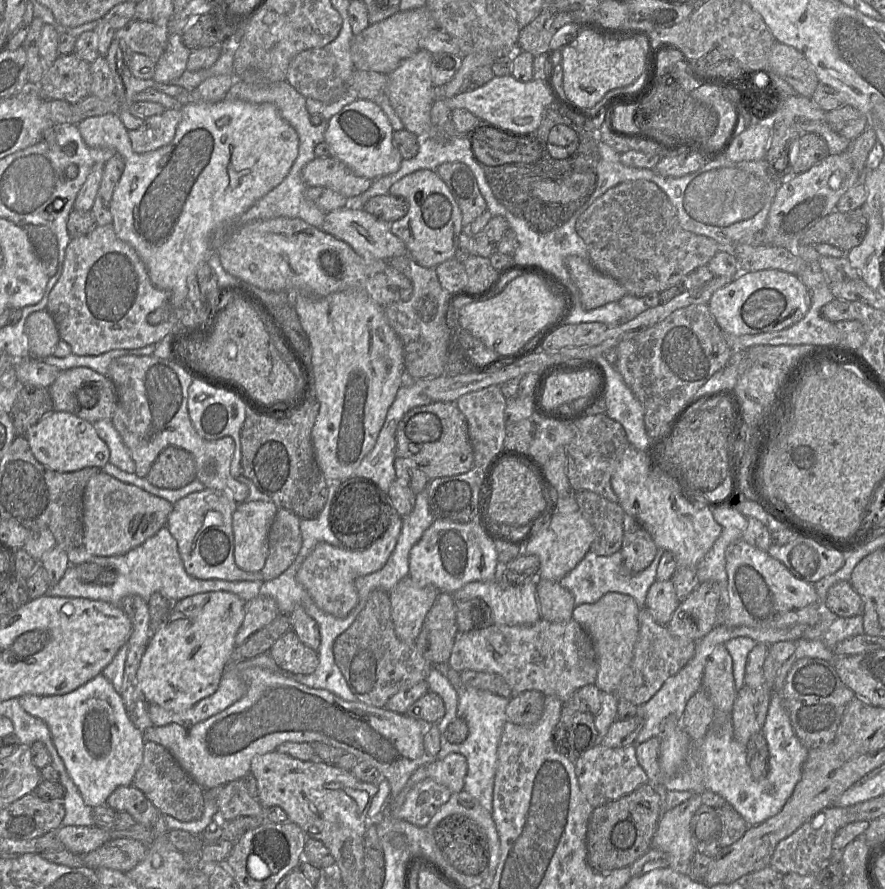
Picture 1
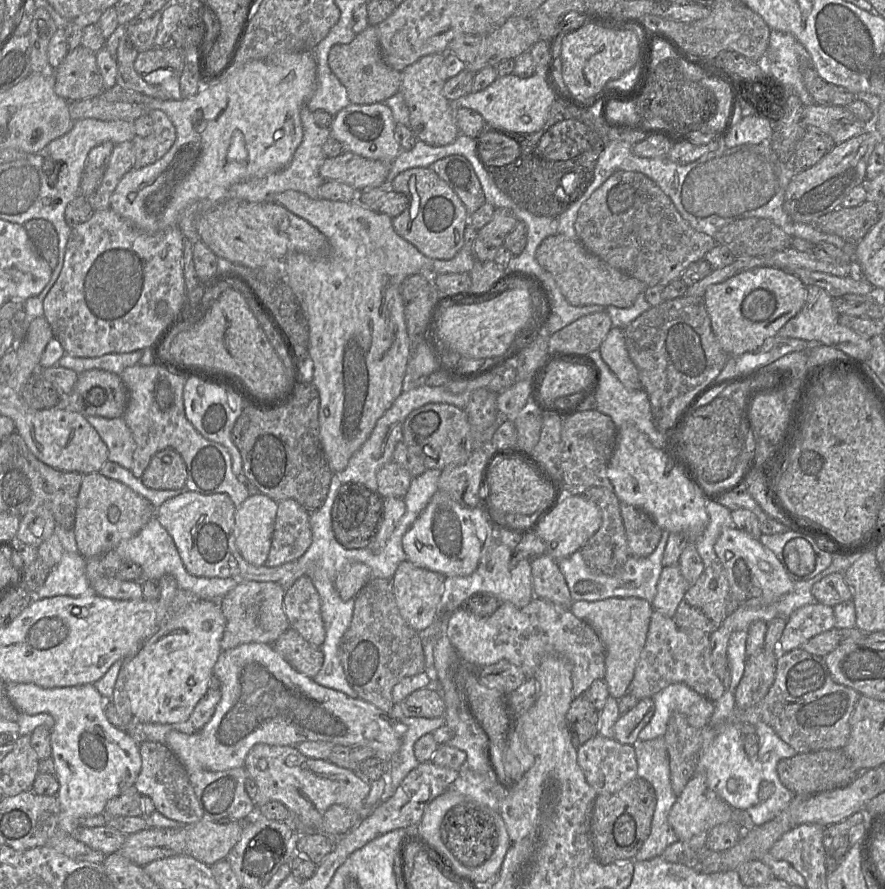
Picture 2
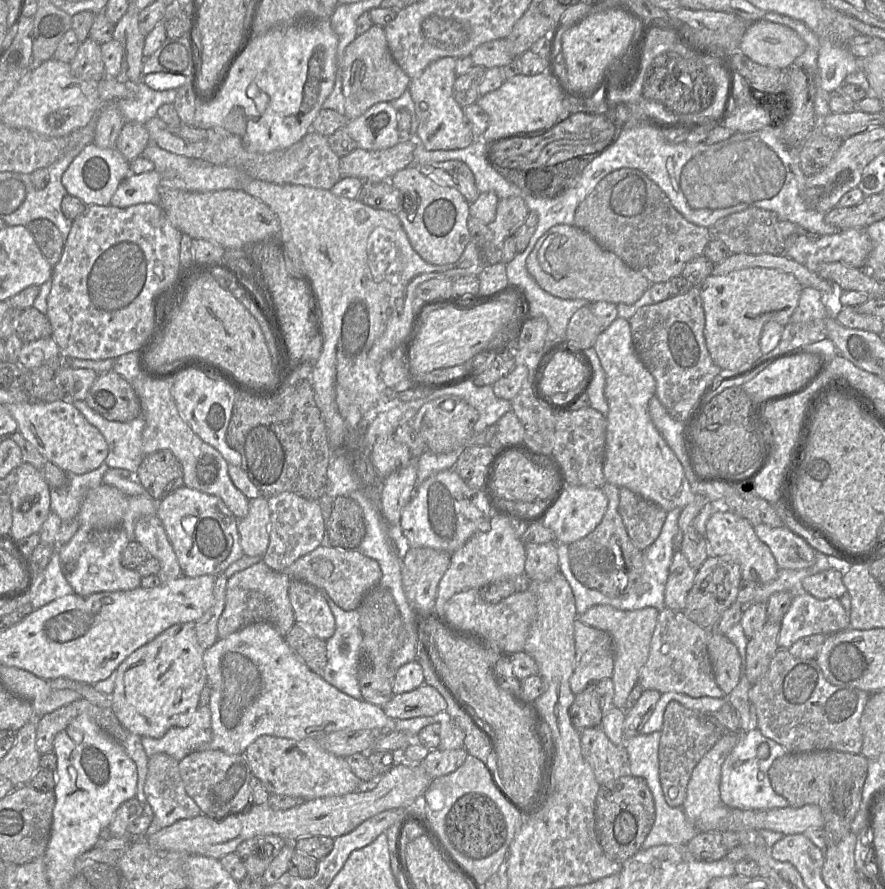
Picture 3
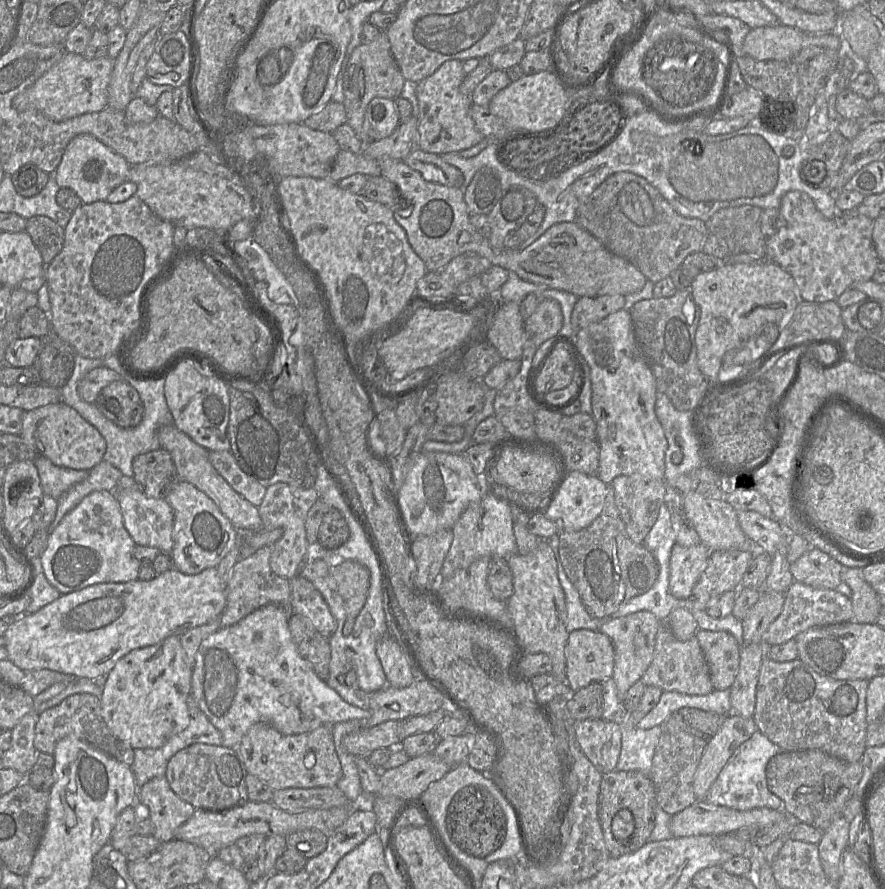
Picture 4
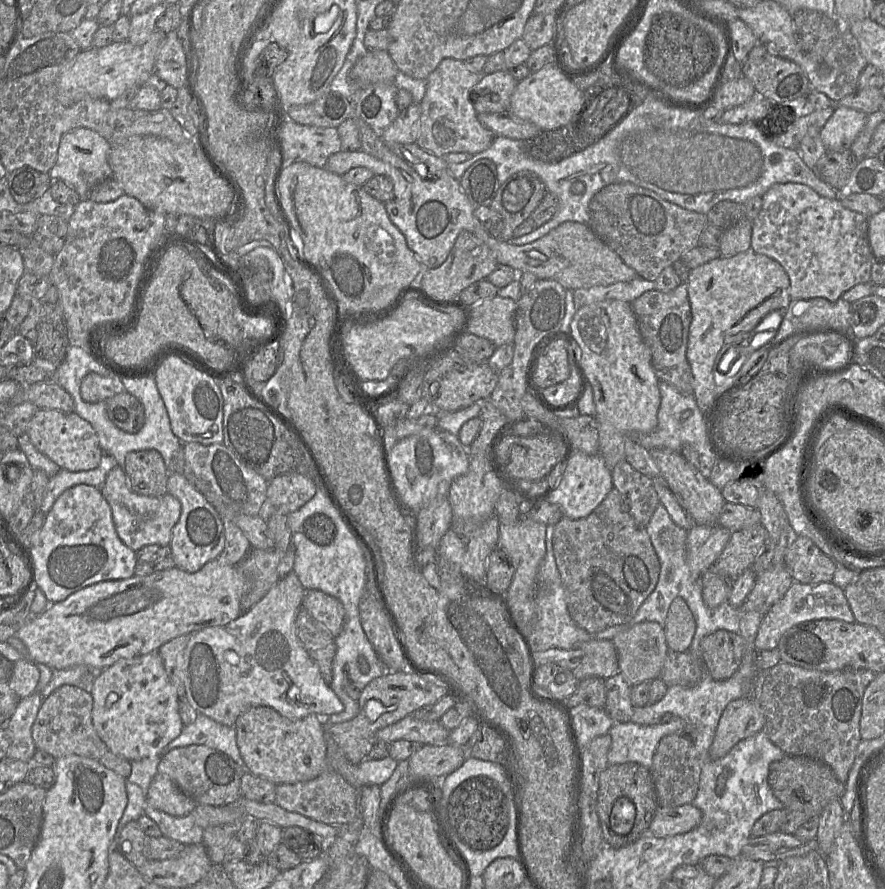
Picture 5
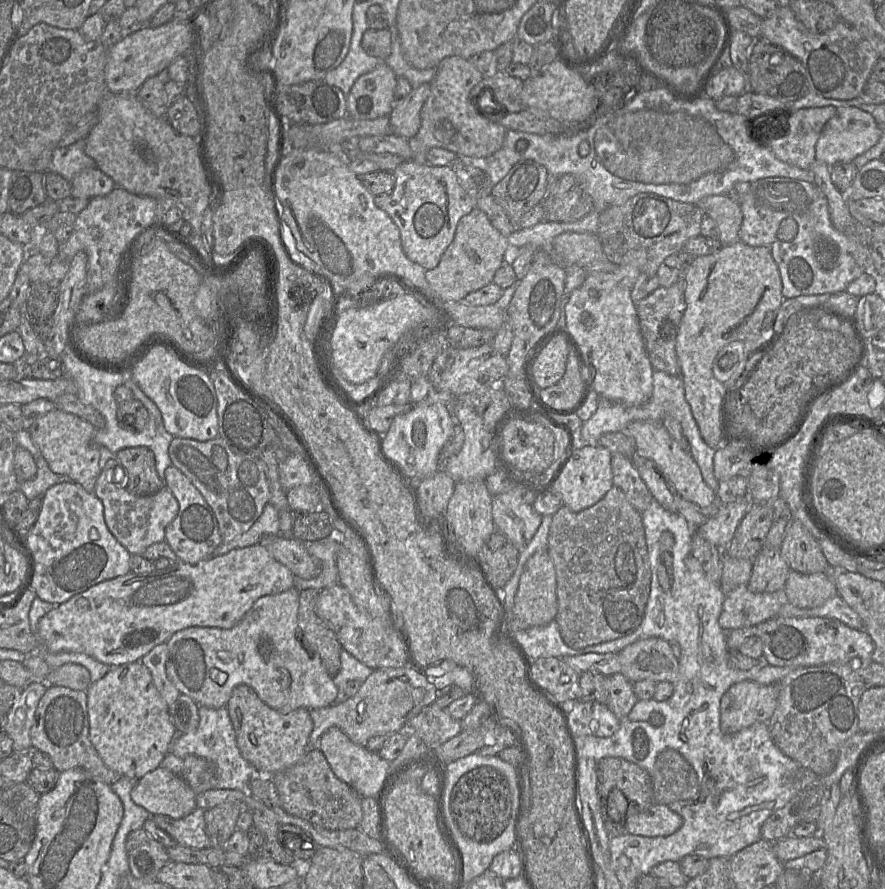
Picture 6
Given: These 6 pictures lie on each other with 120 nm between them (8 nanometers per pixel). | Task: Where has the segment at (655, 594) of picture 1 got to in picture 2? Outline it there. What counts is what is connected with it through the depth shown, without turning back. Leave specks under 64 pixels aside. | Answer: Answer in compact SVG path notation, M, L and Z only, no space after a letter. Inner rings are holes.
M679 564L663 567L657 583L657 593L651 602L653 609L673 618L691 585L683 577Z

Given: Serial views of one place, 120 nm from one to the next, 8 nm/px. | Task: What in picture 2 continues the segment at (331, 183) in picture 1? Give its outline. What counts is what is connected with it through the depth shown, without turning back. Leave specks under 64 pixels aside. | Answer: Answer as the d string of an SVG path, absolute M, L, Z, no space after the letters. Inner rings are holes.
M352 152L326 158L320 175L327 181L345 183L357 191L387 185L390 164L361 157Z

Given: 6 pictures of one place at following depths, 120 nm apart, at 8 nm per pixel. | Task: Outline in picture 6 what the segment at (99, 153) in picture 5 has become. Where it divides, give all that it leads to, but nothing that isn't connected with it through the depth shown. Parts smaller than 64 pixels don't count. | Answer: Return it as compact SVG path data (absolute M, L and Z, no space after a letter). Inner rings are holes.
M80 139L69 146L54 150L49 171L71 182L82 170L94 167L95 161L85 153L85 139Z

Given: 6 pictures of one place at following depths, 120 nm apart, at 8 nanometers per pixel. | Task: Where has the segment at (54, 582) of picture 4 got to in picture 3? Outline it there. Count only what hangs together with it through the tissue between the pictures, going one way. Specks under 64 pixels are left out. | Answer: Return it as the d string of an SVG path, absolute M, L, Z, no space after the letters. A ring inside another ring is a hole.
M81 528L59 548L60 567L75 594L88 596L99 592L129 591L140 587L141 576L135 569L122 566L122 552L130 542L121 528L94 530Z

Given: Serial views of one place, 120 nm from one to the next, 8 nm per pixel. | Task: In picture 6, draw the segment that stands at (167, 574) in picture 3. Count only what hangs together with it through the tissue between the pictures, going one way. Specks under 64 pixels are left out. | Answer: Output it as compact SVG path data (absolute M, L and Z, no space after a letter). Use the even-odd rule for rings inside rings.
M116 458L109 459L96 481L94 494L104 506L104 519L109 531L132 555L142 555L152 544L165 541L165 529L176 517L179 504L167 487L155 494L139 496L114 482L114 473L125 484L125 473Z

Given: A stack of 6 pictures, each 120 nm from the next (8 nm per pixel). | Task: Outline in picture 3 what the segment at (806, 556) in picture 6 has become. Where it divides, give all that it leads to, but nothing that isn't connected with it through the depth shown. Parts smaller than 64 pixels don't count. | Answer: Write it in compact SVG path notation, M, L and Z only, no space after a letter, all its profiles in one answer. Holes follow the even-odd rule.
M828 569L804 578L802 588L805 592L820 600L839 599L847 592L842 577L840 571Z

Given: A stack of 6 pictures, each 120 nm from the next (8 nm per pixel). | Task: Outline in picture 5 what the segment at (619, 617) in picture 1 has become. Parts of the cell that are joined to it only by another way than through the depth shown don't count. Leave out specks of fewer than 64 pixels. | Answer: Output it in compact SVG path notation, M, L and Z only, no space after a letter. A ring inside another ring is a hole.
M644 621L616 635L613 643L617 652L619 672L630 686L659 678L669 651L664 626L657 622Z

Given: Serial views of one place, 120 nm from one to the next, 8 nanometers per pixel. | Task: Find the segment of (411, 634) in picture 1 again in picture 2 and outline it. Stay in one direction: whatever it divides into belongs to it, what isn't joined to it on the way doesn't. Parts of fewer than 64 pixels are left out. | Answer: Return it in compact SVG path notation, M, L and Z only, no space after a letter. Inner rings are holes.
M405 559L392 578L393 593L402 618L418 633L431 626L437 619L437 608L443 593L446 576L418 567Z

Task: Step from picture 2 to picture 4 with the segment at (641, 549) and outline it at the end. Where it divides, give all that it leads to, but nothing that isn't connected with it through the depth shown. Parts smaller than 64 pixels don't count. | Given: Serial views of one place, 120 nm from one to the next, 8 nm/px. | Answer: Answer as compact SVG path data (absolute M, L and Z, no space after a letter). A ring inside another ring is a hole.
M620 475L610 484L615 491L615 503L630 539L643 544L645 537L655 524L661 505L665 502L667 484L663 480L646 479L639 475Z

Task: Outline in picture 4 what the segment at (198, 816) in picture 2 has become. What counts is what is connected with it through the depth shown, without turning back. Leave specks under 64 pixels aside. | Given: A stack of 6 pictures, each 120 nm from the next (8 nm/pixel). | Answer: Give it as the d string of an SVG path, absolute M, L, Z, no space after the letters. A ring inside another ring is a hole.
M165 775L151 779L140 788L140 801L154 824L153 836L161 843L174 840L176 829L196 810L172 791Z

